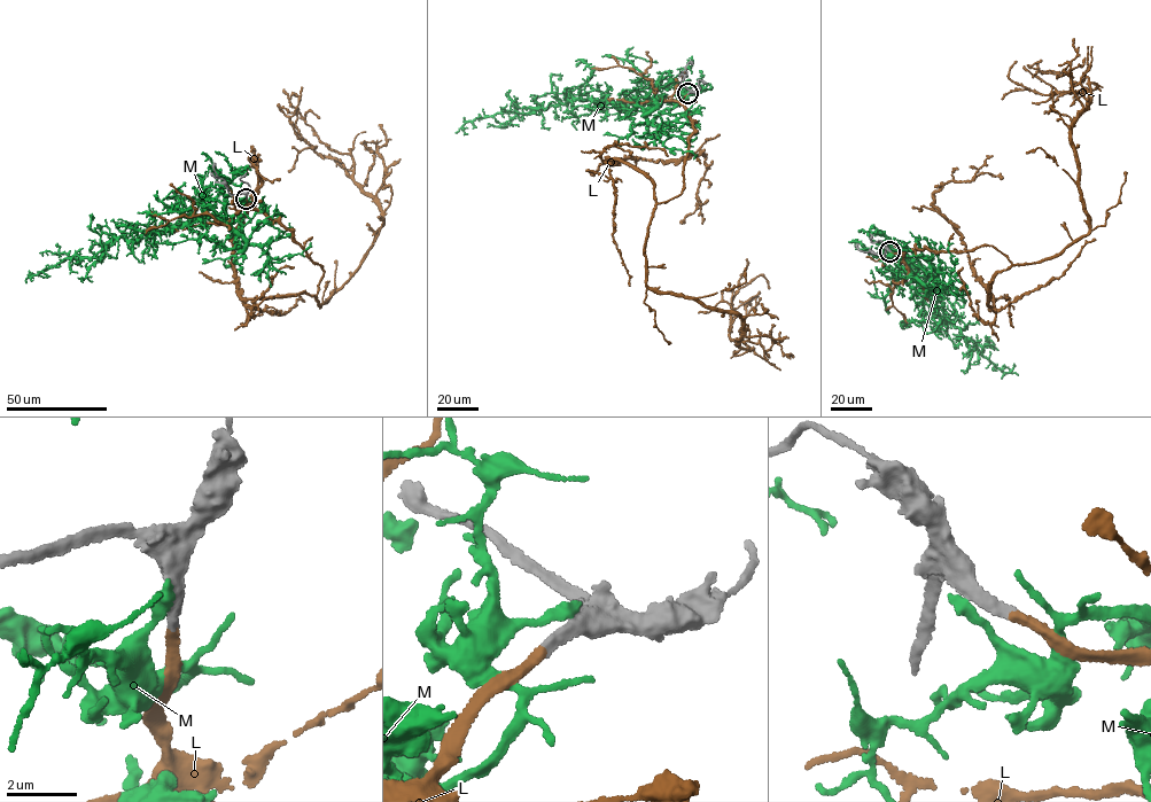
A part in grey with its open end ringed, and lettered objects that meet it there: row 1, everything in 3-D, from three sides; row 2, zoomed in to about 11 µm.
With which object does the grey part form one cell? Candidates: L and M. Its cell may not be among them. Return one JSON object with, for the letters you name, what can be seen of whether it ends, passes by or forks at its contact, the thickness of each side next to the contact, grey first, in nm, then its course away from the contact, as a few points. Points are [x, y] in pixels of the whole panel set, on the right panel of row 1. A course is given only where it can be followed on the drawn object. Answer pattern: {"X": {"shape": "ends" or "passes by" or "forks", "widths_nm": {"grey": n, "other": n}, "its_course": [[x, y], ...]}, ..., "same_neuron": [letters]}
{"L": {"shape": "ends", "widths_nm": {"grey": 320, "other": 280}, "its_course": [[889, 250], [992, 246], [1020, 265], [1087, 234], [1070, 125], [1089, 91], [1036, 93], [1009, 78], [1016, 61]]}, "same_neuron": ["L"]}

